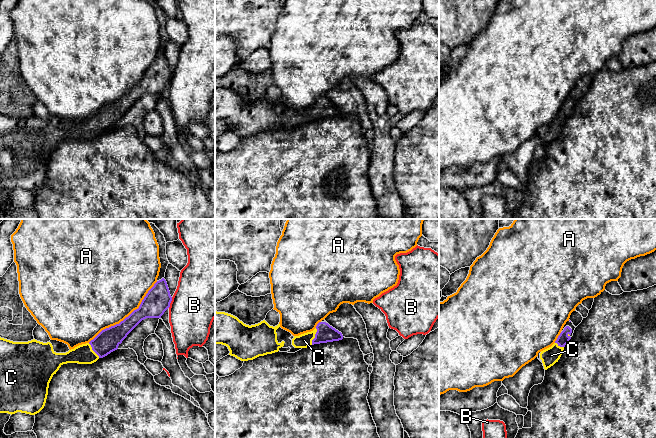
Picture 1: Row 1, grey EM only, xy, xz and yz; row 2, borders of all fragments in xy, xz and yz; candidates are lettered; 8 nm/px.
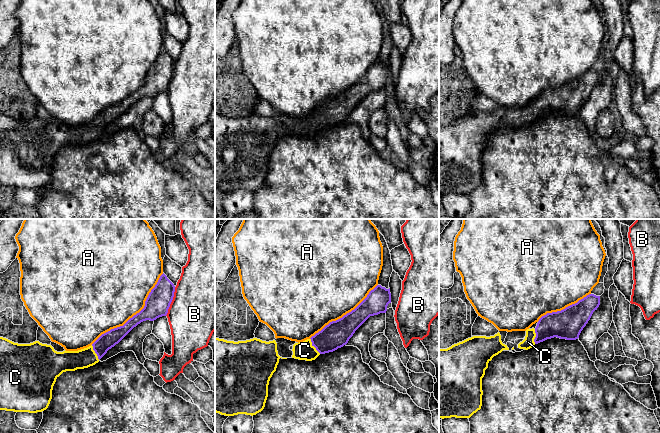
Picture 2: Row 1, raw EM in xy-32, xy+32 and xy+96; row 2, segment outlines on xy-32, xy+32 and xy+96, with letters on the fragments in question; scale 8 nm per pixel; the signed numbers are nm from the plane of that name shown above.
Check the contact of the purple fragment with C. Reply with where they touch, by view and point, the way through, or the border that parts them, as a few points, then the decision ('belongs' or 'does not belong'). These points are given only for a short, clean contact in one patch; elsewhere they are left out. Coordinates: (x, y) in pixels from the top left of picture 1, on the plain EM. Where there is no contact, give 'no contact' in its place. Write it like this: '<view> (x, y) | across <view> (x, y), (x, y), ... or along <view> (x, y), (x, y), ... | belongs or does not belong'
xz (315, 112) | across xz (325, 109), (315, 112), (304, 116) | belongs

